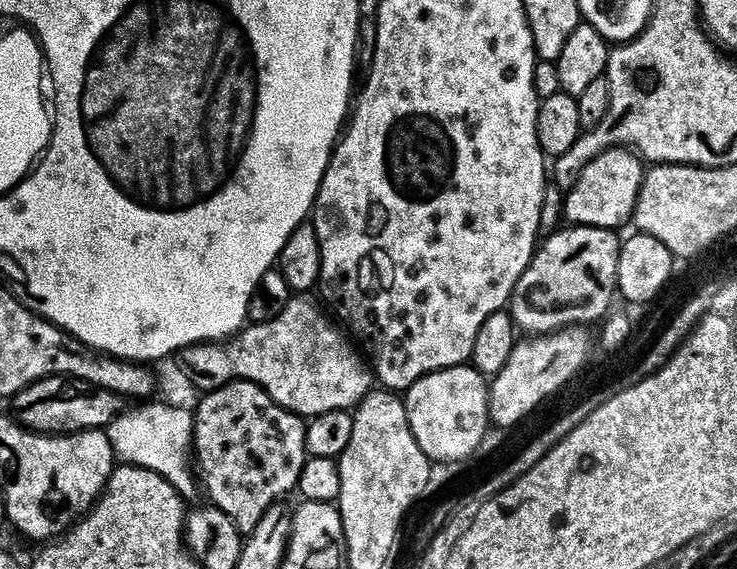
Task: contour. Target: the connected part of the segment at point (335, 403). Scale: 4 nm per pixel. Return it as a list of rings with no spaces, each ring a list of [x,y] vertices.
[[[304,294],[293,295],[279,309],[281,312],[277,316],[275,313],[271,318],[243,329],[248,335],[248,380],[251,384],[259,384],[272,397],[274,403],[280,404],[290,412],[295,412],[301,418],[331,412],[348,412],[355,404],[356,407],[363,405],[368,393],[373,391],[373,373],[369,369],[369,373],[364,369],[359,354],[348,345],[349,337],[343,331],[340,333],[320,313],[321,305],[319,303],[316,305],[314,301],[308,299],[312,298]]]

